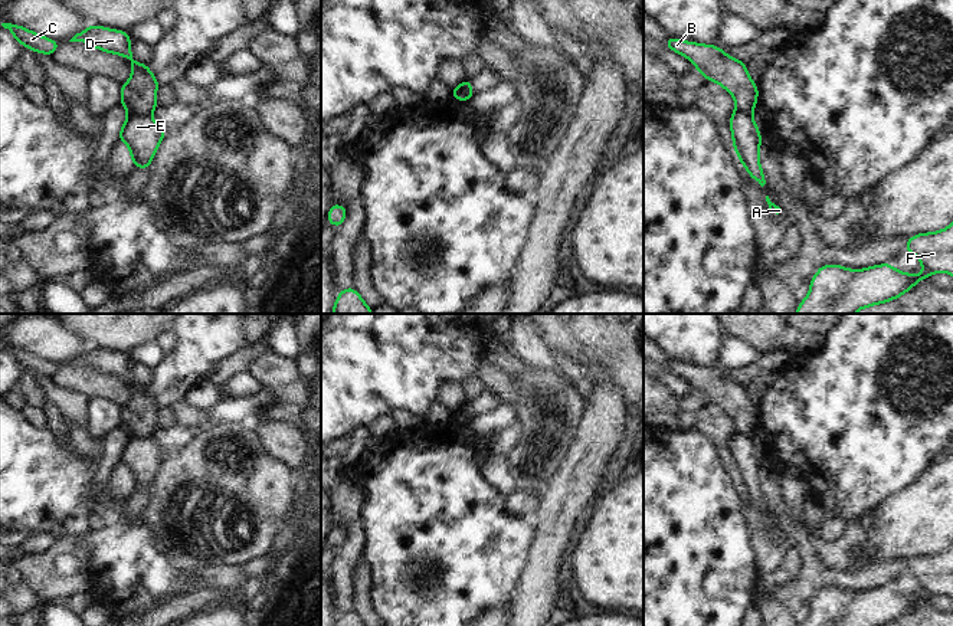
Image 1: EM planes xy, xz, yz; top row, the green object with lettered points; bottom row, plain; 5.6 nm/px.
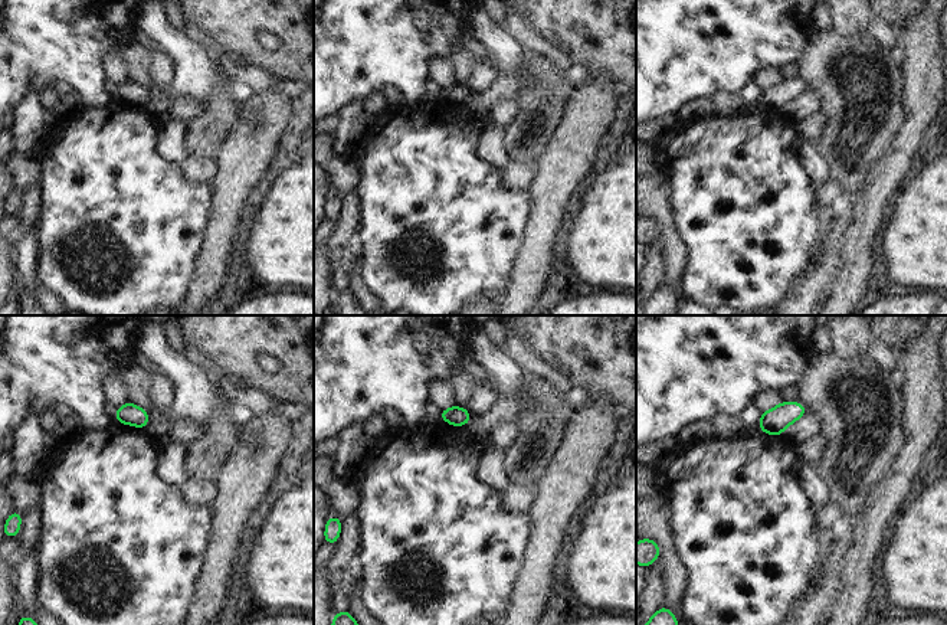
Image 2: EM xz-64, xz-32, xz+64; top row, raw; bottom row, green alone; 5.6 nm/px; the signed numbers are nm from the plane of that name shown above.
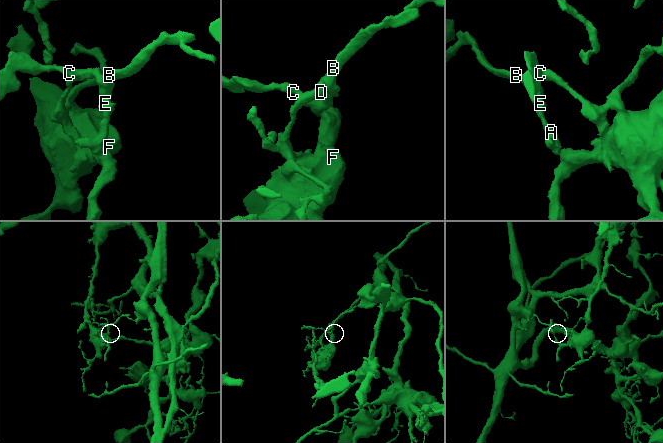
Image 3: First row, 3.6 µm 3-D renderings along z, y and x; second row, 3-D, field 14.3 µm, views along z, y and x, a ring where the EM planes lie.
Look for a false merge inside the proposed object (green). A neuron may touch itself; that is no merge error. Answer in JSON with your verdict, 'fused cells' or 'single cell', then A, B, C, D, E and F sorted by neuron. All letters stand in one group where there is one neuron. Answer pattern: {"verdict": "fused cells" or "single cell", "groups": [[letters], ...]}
{"verdict": "fused cells", "groups": [["A", "E", "F"], ["B", "C", "D"]]}

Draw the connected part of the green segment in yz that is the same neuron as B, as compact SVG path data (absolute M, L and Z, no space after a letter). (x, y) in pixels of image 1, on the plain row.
M669 360L664 364L690 381L705 402L720 406L728 413L740 436L751 436L757 426L757 407L750 402L746 386L728 378L714 367L700 367Z

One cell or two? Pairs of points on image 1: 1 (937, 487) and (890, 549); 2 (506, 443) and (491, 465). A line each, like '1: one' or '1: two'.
1: one
2: two

